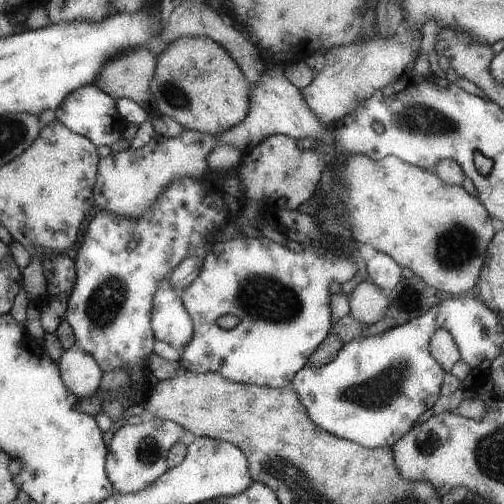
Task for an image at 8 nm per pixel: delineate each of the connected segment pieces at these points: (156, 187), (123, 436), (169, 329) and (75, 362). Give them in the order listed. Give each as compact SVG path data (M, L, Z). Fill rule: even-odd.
M186 129L179 137L154 136L150 142L138 150L128 147L121 152L112 152L101 160L99 179L95 189L97 204L104 211L119 214L127 219L138 218L144 211L151 209L151 206L161 197L164 188L177 178L205 178L207 170L210 169L206 161L208 153L220 144L215 136Z
M147 417L138 424L127 424L116 432L108 459L108 470L116 492L136 494L152 486L168 469L170 448L182 441L188 431L177 422L158 417Z
M169 276L162 278L160 285L157 286L156 296L153 298L152 315L153 333L156 339L167 342L179 350L193 340L193 318L189 315L181 296L169 281Z
M78 345L64 353L60 366L66 384L80 399L92 398L103 387L106 372L101 362Z

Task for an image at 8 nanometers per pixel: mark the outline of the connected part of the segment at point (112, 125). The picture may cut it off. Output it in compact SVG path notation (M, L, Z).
M94 83L83 86L70 94L63 106L56 110L56 115L58 120L65 122L74 132L91 138L98 146L104 144L112 146L124 138L128 124L126 117L118 108L118 101L119 99L110 96Z

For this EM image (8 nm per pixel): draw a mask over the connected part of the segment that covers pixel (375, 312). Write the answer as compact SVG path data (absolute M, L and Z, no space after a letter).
M370 280L359 282L347 297L351 308L349 313L368 326L382 320L389 310L387 293Z

